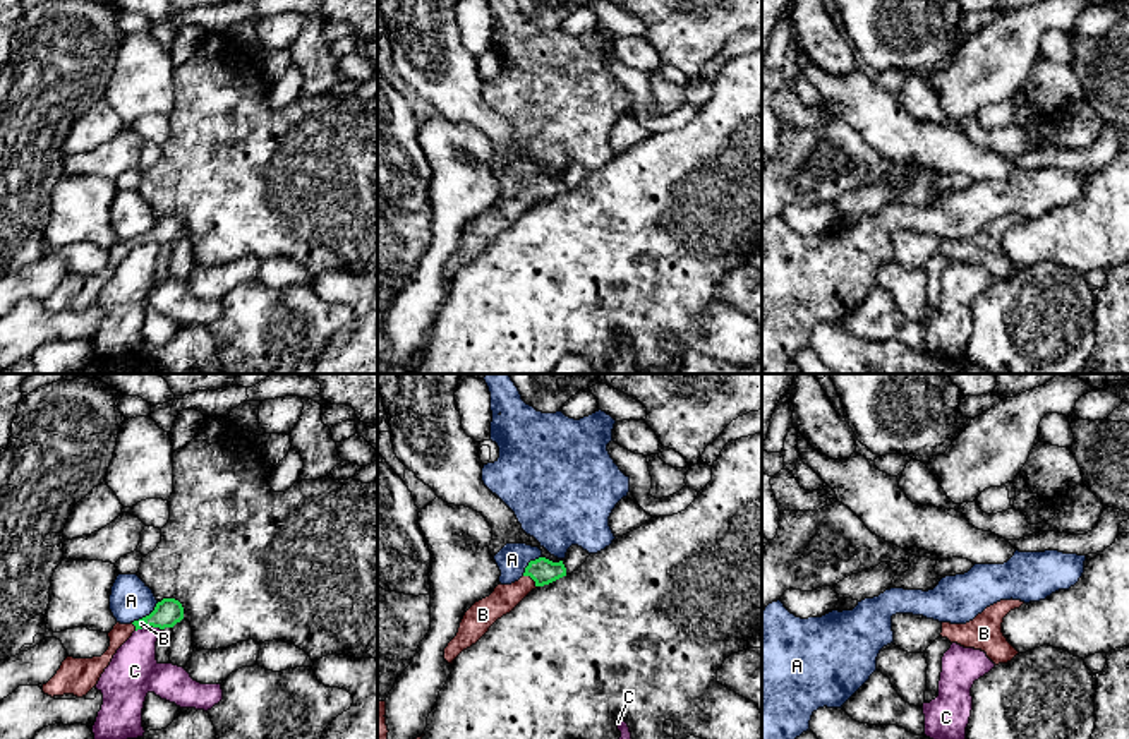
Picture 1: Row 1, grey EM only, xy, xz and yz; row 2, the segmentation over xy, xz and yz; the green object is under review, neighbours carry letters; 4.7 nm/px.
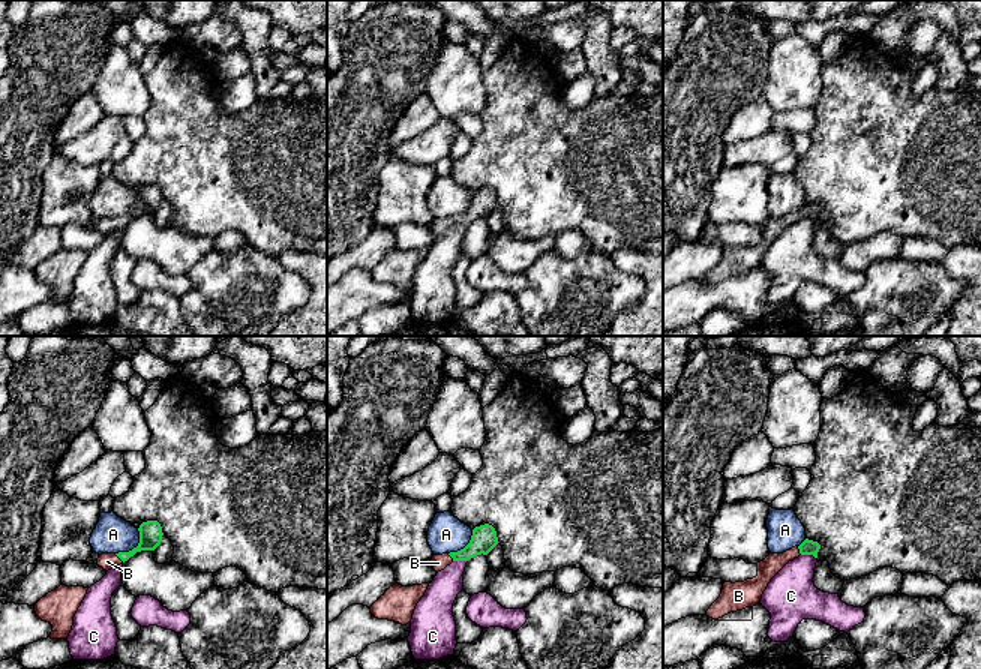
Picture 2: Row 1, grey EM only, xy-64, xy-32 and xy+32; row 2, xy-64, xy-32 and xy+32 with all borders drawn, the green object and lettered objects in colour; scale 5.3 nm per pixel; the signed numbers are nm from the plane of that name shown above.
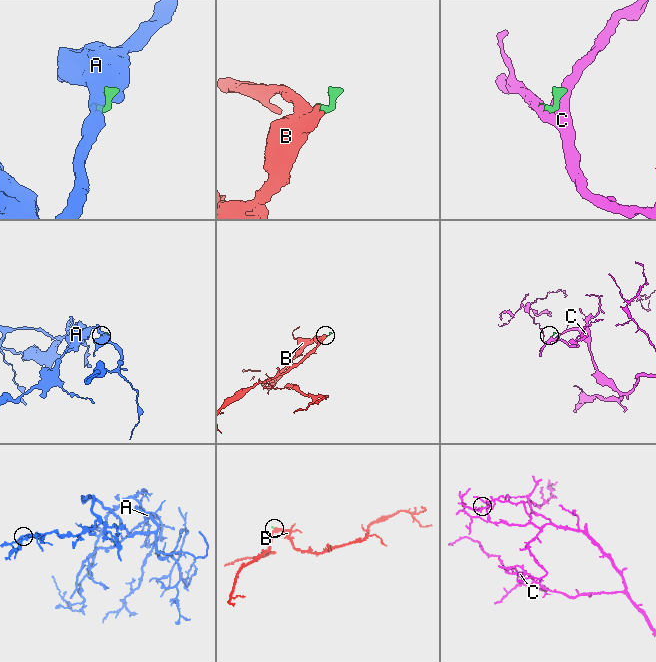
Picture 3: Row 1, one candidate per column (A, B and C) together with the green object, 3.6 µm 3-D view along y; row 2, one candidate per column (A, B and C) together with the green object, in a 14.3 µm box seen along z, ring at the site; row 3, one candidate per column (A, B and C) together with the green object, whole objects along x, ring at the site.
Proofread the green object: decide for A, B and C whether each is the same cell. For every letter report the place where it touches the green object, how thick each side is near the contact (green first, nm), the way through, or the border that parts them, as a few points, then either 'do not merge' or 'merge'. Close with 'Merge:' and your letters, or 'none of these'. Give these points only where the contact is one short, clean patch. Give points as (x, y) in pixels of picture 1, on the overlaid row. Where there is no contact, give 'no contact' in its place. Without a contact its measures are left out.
A: meets green in xy at (146, 616); 130 nm thick on the green side, 190 nm on the other; do not merge
B: meets green in xz at (532, 578); 120 nm thick on the green side, 130 nm on the other; runs through xz (543, 571), (532, 578), (505, 597); merge
C: meets green in xy at (148, 626); 130 nm thick on the green side, 240 nm on the other; border along xy (160, 628), (148, 626), (136, 631); do not merge
Merge: B

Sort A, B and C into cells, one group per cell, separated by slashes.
A / B / C

